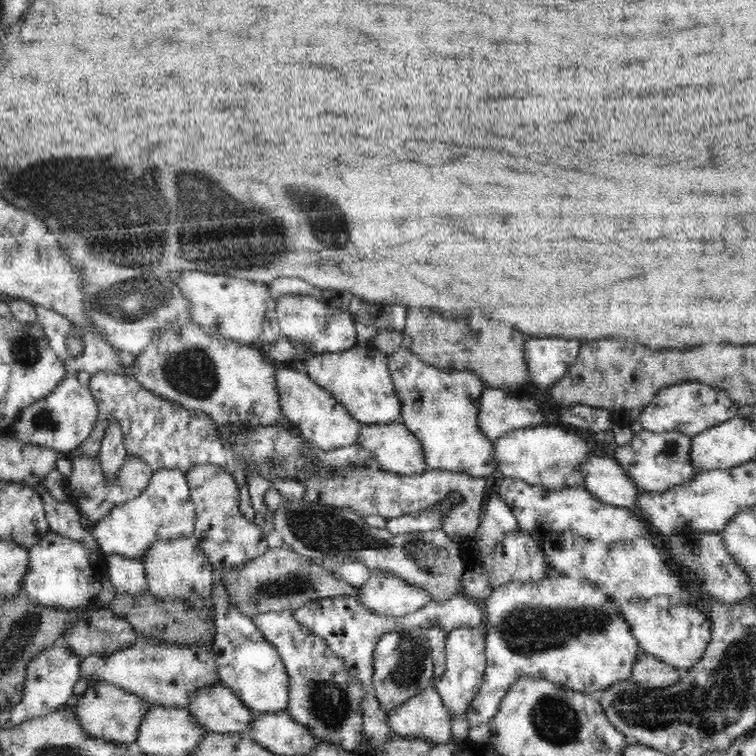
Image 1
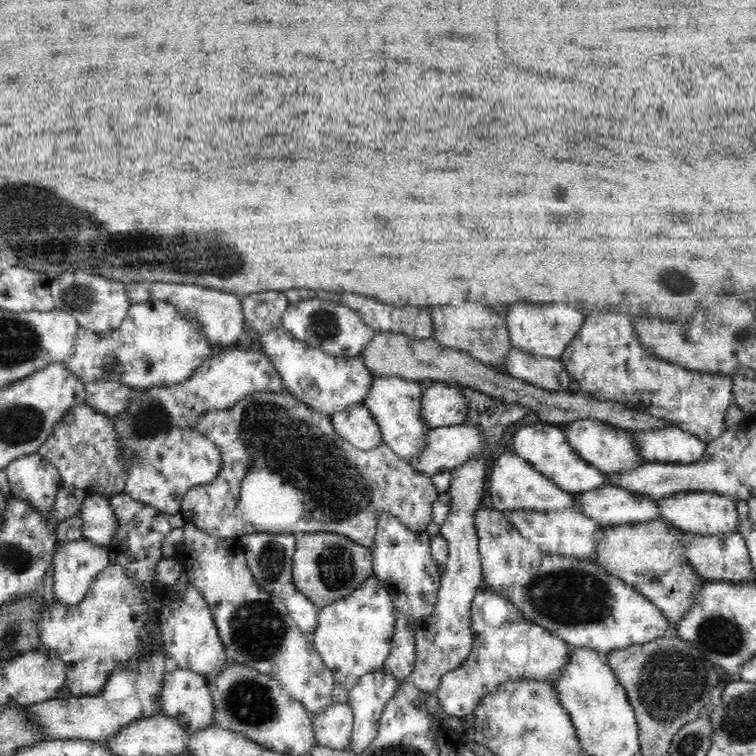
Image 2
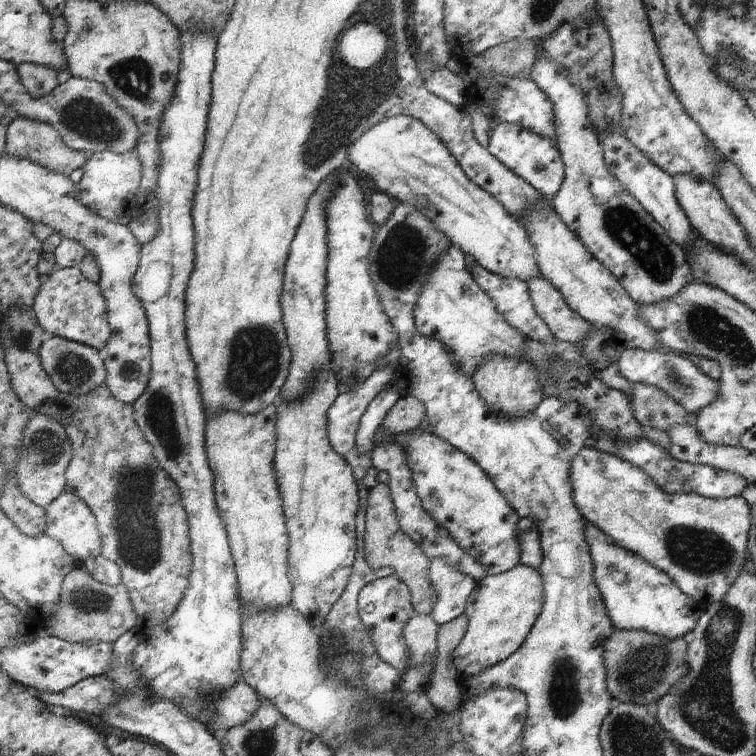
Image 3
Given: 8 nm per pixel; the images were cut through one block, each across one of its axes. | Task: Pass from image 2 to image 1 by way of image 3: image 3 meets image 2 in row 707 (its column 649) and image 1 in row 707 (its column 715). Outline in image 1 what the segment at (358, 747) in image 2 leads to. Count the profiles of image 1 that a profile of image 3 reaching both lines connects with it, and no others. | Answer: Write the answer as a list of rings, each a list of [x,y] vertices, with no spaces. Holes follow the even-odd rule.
[[[411,628],[407,631],[380,633],[375,640],[373,659],[372,684],[384,712],[400,708],[400,704],[432,684],[431,646],[425,629]]]

